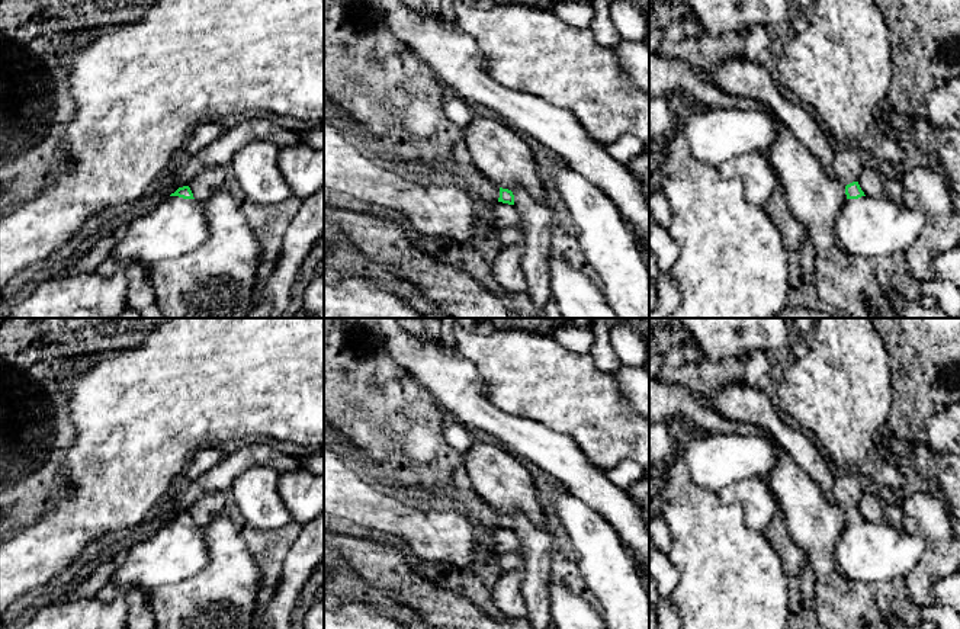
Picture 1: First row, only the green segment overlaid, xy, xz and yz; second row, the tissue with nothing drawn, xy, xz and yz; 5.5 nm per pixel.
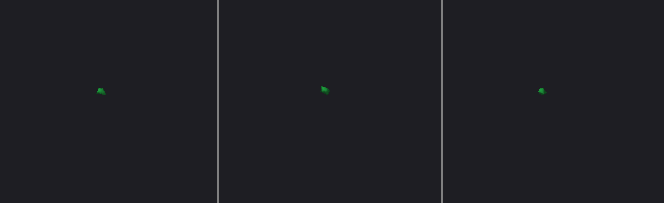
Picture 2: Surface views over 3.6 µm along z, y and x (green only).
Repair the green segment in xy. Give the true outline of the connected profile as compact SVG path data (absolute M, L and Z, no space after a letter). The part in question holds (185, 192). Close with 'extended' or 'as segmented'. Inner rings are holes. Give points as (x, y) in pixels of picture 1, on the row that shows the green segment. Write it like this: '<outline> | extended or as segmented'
M189 186L179 187L154 209L115 235L110 257L128 264L151 266L190 254L208 238L205 211Z | extended

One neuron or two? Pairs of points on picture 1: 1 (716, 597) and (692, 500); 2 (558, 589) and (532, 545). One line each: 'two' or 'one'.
1: one
2: two

